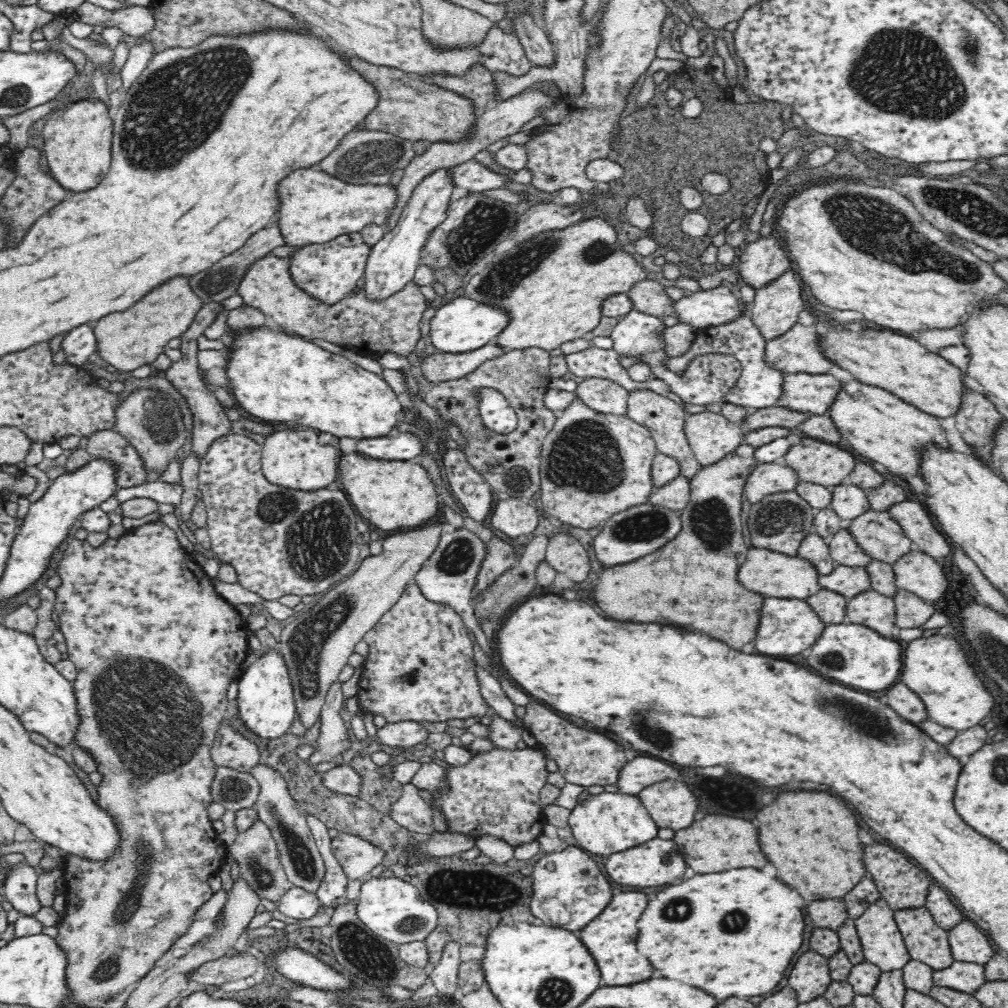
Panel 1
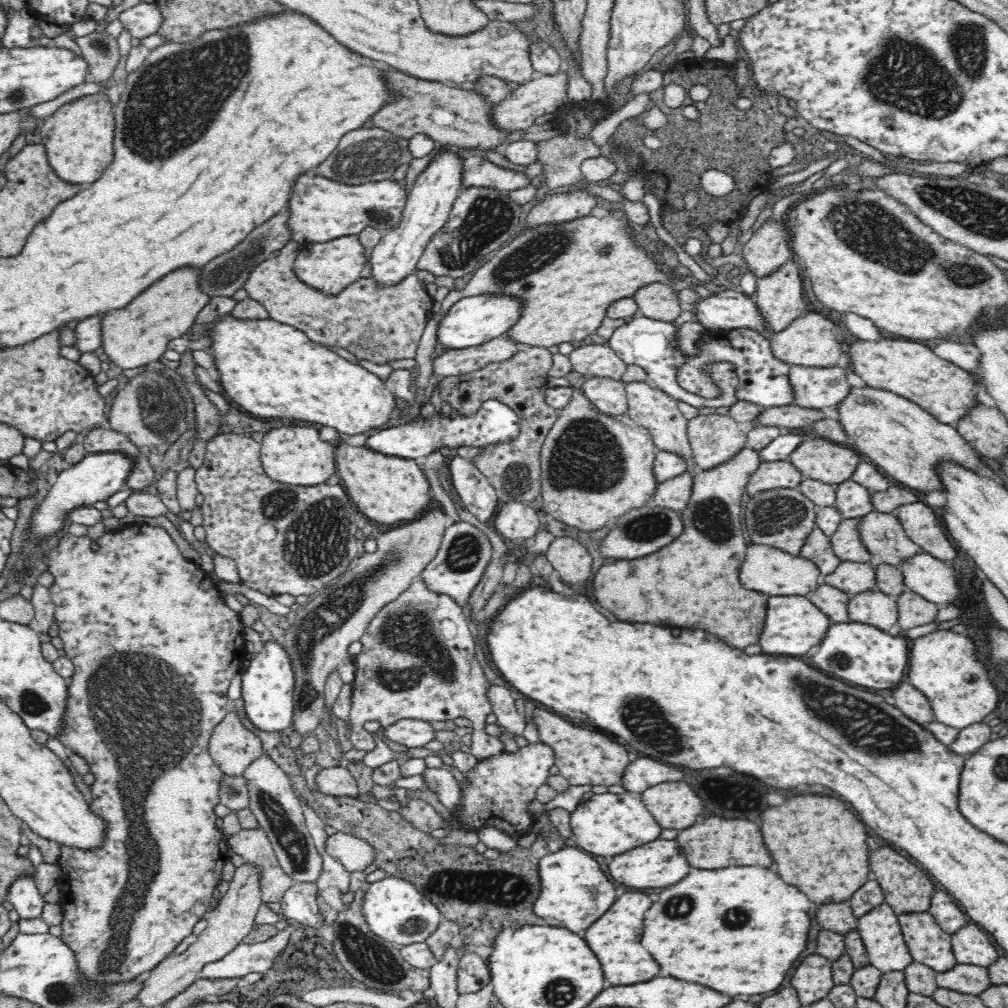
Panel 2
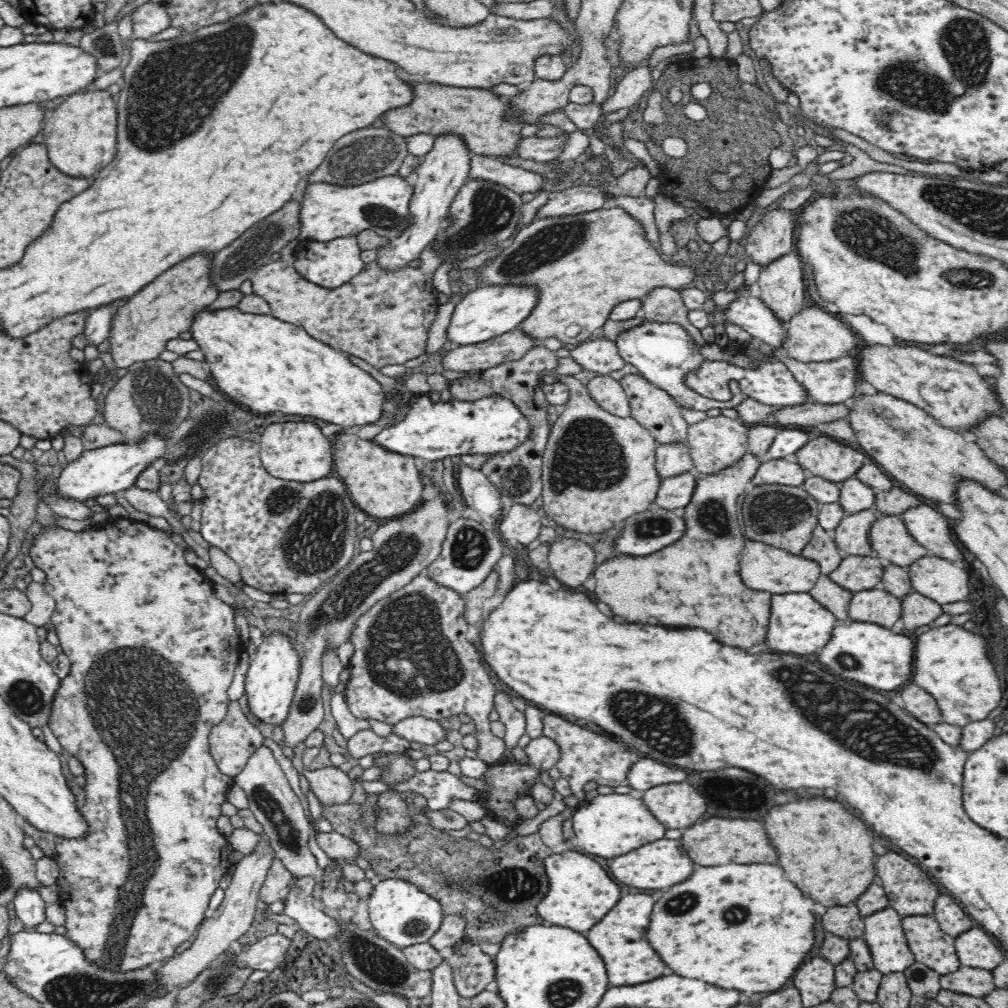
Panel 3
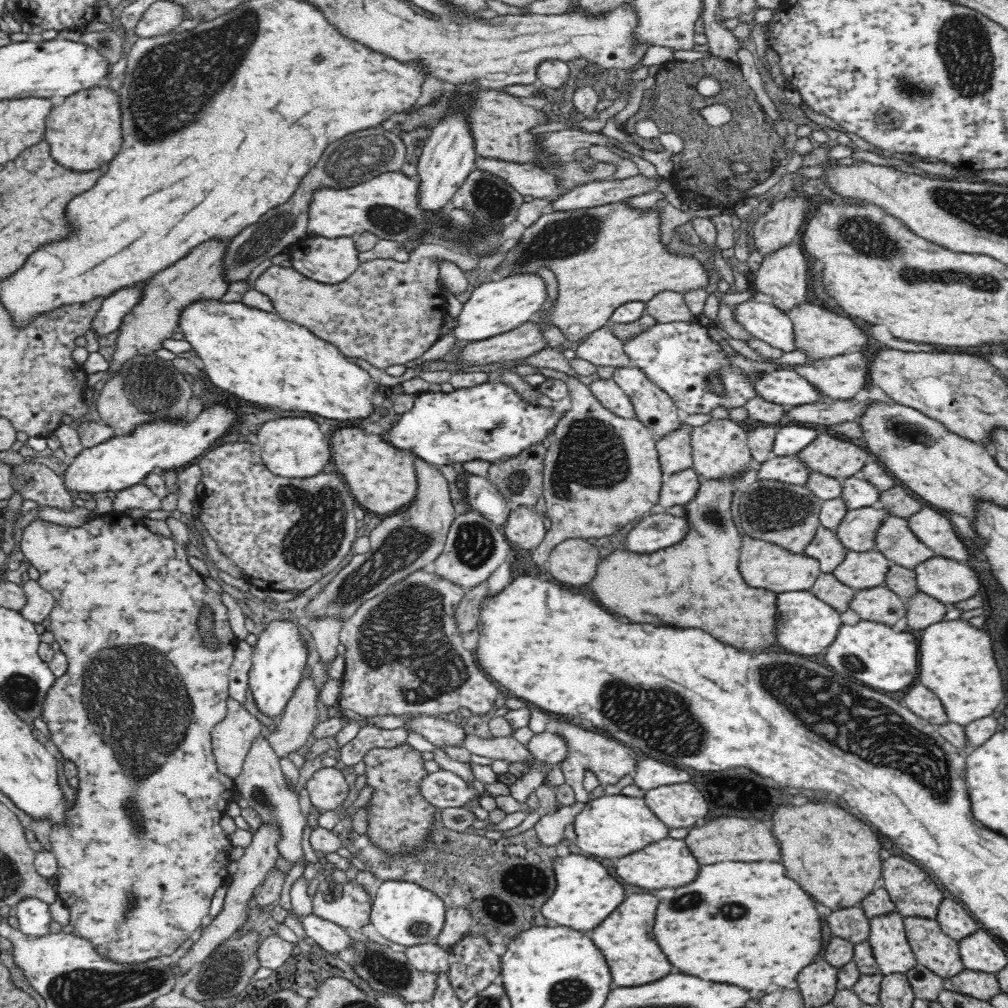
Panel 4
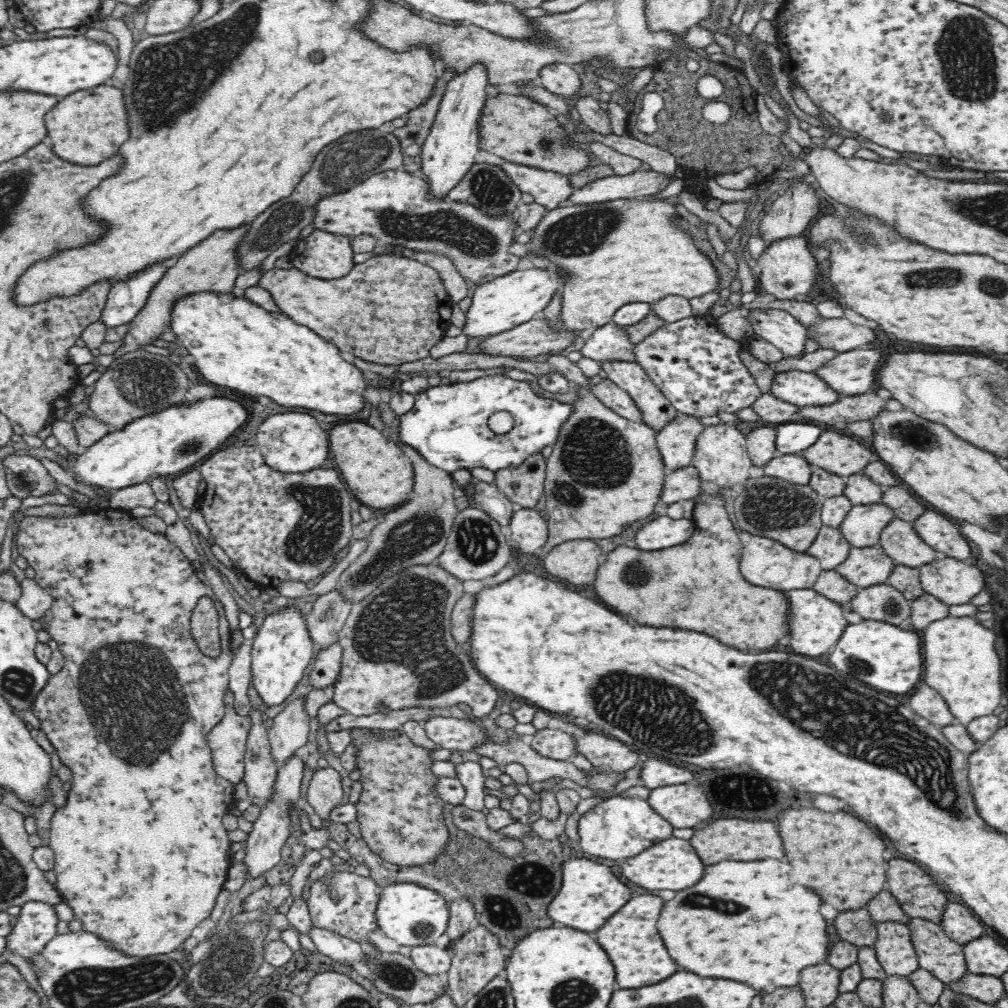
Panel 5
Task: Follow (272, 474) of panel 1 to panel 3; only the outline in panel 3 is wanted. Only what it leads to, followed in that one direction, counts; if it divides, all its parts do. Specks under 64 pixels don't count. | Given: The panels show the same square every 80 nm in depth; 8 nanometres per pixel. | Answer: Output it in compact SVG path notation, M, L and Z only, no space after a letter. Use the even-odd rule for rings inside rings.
M282 422L262 428L261 463L268 474L296 482L312 482L324 478L332 472L332 446L330 440L322 434L320 427L312 422Z

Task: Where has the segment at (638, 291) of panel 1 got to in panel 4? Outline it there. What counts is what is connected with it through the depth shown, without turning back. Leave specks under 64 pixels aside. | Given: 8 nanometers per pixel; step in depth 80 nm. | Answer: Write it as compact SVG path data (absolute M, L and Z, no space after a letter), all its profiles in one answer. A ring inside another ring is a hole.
M666 291L658 293L646 303L645 314L653 316L658 323L695 320L689 306L685 303L683 294L679 292Z

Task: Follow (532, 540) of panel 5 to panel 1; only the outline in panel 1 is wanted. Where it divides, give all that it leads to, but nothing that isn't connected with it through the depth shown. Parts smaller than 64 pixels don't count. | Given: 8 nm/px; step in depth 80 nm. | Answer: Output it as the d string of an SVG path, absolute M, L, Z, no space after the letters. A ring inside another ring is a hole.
M506 498L500 499L494 506L492 529L500 530L503 534L517 539L522 535L532 534L538 526L538 511L528 505L526 500Z

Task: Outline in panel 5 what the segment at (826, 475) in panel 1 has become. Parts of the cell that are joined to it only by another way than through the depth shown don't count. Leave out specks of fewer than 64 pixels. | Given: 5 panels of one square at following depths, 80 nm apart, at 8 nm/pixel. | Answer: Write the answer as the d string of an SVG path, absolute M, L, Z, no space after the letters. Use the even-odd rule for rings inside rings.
M840 427L823 431L818 440L801 454L812 466L844 478L866 468L875 456L872 450Z

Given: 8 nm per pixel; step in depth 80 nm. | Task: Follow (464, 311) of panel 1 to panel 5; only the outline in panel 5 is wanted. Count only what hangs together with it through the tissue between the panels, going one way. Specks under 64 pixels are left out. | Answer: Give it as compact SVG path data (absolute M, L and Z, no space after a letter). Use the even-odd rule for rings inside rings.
M529 265L526 269L516 269L501 277L496 277L474 290L472 306L465 314L466 324L463 334L466 336L490 336L500 334L519 324L534 318L534 314L542 312L554 295L560 292L563 284L569 279L569 272L563 268L537 268Z

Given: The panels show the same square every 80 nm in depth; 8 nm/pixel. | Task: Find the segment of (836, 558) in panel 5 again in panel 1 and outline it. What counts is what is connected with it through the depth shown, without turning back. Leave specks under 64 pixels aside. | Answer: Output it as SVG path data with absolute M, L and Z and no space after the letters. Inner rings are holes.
M815 530L810 531L800 543L797 555L809 560L816 567L819 575L831 574L837 566L829 551L827 540Z

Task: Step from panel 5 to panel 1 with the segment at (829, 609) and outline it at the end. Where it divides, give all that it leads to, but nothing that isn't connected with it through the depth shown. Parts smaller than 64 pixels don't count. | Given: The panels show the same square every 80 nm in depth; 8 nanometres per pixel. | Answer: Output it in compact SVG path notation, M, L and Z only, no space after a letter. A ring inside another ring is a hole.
M764 598L762 606L762 618L756 634L756 651L770 656L794 656L804 652L816 644L816 640L822 636L826 622L812 610L806 600Z

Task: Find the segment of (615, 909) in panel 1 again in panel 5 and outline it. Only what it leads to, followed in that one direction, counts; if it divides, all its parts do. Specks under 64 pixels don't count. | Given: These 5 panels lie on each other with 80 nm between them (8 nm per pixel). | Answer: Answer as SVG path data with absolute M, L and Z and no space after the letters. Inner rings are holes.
M636 896L596 932L598 944L608 952L616 968L618 988L642 988L646 984L666 980L676 972L676 964L668 956L666 946L662 944L662 938L658 936L656 928L662 906L664 900L658 896Z

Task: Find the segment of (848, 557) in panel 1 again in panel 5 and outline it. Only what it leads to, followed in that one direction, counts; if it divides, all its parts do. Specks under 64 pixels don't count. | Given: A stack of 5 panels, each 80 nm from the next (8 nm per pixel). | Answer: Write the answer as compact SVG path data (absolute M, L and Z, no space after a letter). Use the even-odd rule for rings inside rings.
M883 501L856 504L848 511L839 528L852 547L864 548L878 545L884 527L895 518L895 512Z

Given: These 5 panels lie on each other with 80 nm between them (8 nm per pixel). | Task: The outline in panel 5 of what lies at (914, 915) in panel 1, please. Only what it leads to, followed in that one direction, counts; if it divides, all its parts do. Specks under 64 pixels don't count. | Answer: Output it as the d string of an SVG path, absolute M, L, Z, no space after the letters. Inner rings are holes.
M911 918L907 927L911 932L920 969L932 973L946 988L966 978L968 969L963 946L952 940L940 924Z

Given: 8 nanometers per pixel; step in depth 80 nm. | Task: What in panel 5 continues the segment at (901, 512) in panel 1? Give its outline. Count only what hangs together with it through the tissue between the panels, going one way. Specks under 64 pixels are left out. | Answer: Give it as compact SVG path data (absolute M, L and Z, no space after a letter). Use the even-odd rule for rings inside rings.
M926 511L913 525L920 538L941 556L969 561L972 552L968 539L956 528L956 524L952 524L944 516L935 511Z

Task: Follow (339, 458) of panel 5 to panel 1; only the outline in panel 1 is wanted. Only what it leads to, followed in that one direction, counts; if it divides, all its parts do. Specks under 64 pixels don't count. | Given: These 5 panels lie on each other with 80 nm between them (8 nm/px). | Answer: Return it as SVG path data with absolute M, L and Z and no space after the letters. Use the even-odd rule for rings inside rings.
M348 452L340 456L340 478L342 478L342 488L352 502L354 509L360 517L367 523L372 523L380 530L386 532L404 530L404 528L414 528L428 522L438 514L438 502L440 498L436 494L434 484L428 477L428 473L421 464L406 460L370 460L368 456L362 456L358 452Z

